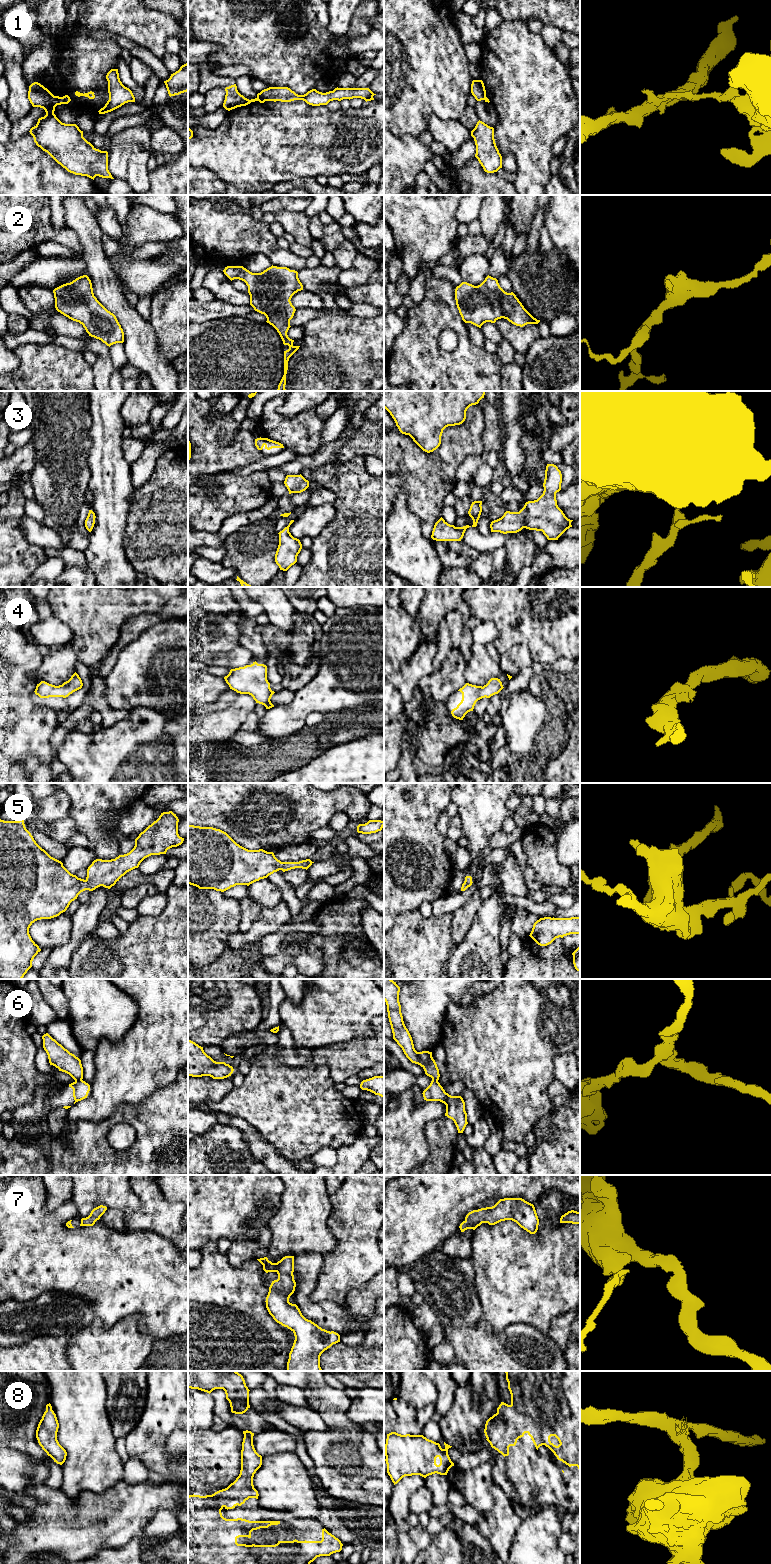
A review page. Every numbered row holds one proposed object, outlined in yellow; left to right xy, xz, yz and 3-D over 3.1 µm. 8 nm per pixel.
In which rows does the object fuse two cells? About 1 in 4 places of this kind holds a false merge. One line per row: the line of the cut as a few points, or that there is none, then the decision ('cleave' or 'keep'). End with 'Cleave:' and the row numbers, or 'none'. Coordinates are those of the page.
1: cut xz (257, 97), (265, 100); cleave
2: cut none; keep
3: cut none; keep
4: cut none; keep
5: cut none; keep
6: cut xy (81, 1079), (75, 1081); cleave
7: cut none; keep
8: cut none; keep
Cleave: 1, 6

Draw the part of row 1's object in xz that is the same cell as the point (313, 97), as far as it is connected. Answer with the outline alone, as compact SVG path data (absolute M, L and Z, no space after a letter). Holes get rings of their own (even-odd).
M269 87L257 94L257 98L265 101L291 102L303 100L312 106L327 105L330 101L361 98L366 102L374 100L374 94L369 88L335 88L333 91L322 93L316 89L308 91L304 95L298 95L288 87Z

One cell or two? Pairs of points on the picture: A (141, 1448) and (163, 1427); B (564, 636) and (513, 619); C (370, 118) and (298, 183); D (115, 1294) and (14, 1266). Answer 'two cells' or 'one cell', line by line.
A: one cell
B: one cell
C: two cells
D: one cell

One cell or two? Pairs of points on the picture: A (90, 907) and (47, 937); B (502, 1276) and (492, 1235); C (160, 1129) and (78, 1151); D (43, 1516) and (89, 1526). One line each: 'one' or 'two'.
A: two
B: one
C: one
D: one

